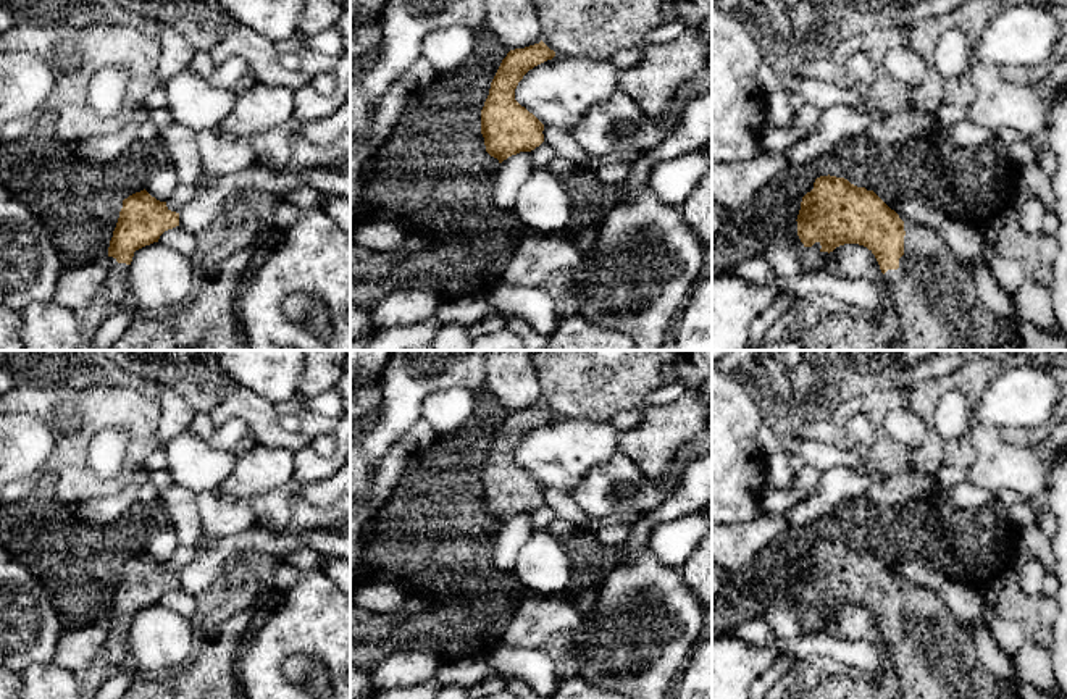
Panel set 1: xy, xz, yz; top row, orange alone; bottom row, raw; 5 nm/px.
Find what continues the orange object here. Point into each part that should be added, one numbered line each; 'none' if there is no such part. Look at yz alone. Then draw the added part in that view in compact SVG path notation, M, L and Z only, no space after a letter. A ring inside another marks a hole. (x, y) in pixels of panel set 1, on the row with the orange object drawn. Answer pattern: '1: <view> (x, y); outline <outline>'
1: yz (938, 304); outline M912 221L904 223L904 231L904 255L899 258L899 268L883 274L881 291L889 295L889 307L899 316L901 334L907 347L912 350L998 350L1020 339L1007 320L993 315L981 303L980 287L936 231Z

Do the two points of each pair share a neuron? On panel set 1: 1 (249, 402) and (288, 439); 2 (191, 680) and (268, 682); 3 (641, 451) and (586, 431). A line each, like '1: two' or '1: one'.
1: one
2: two
3: two

